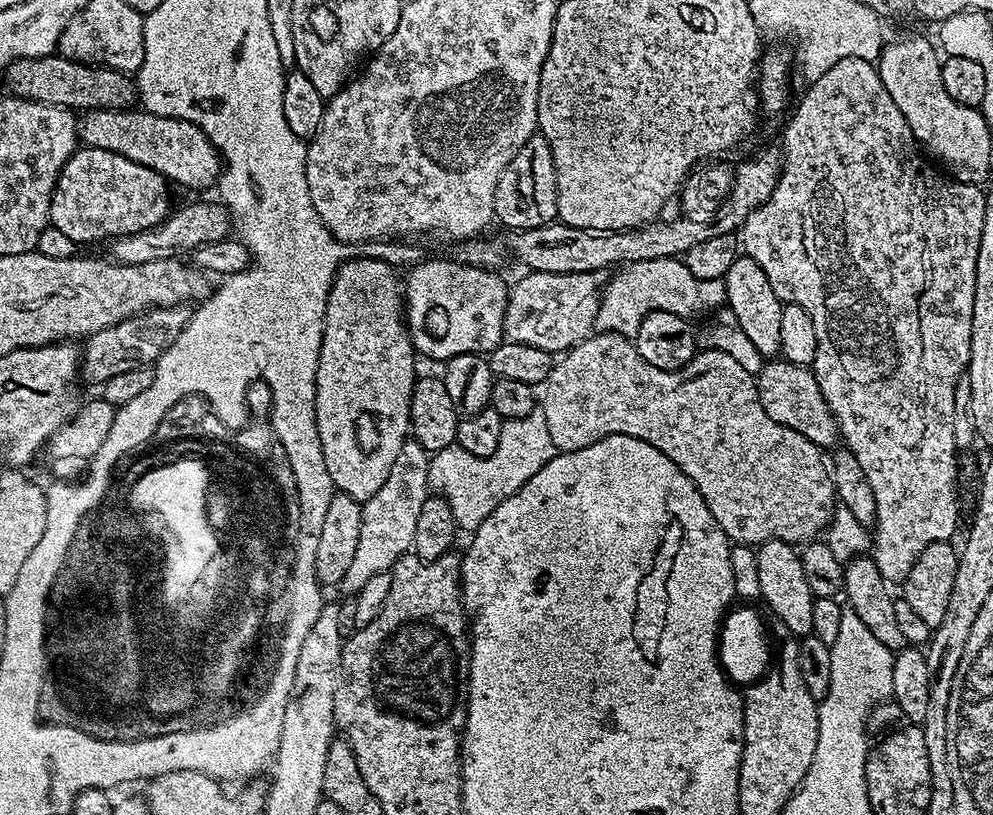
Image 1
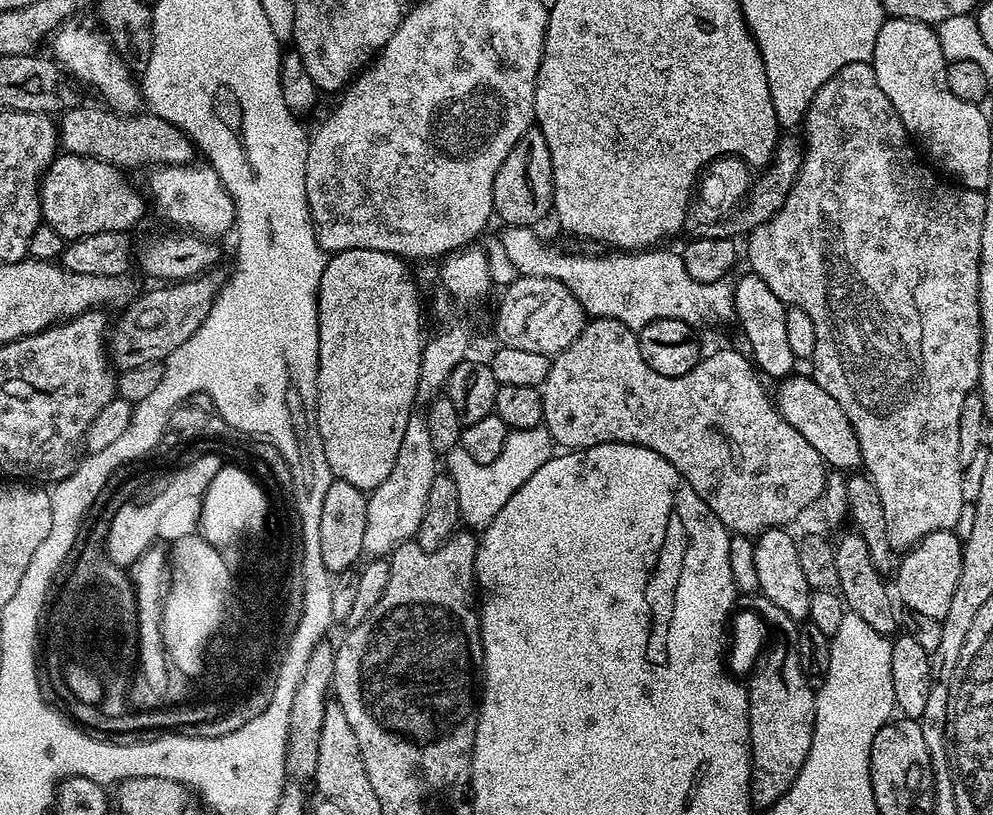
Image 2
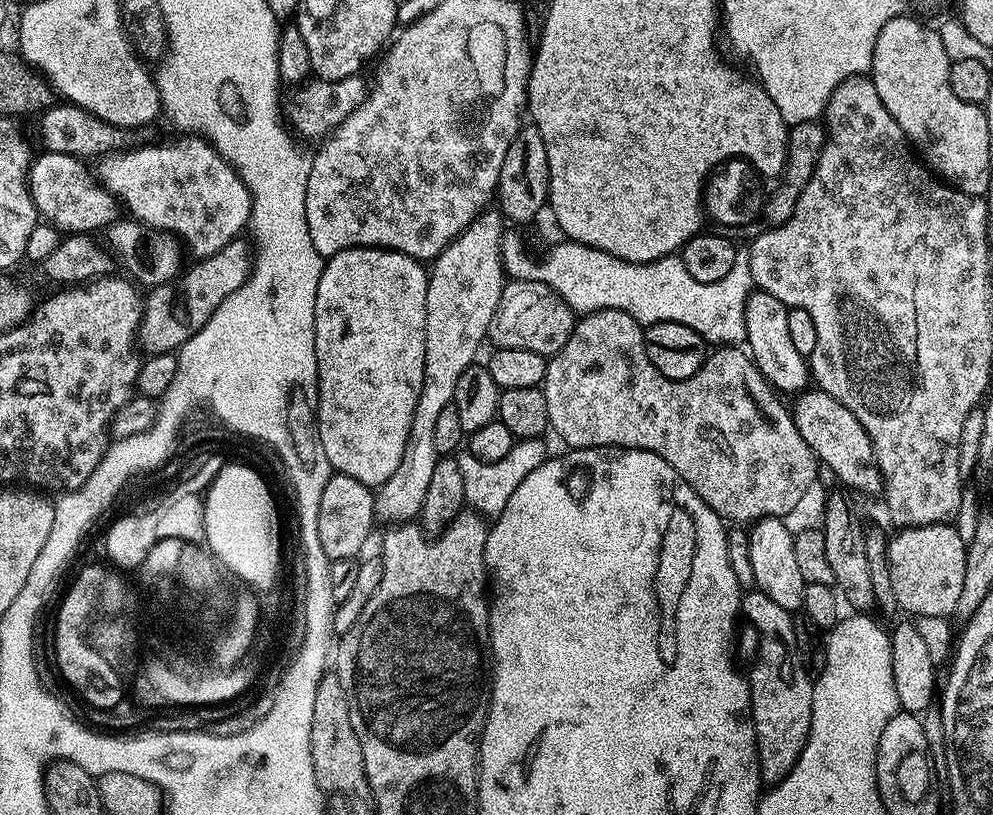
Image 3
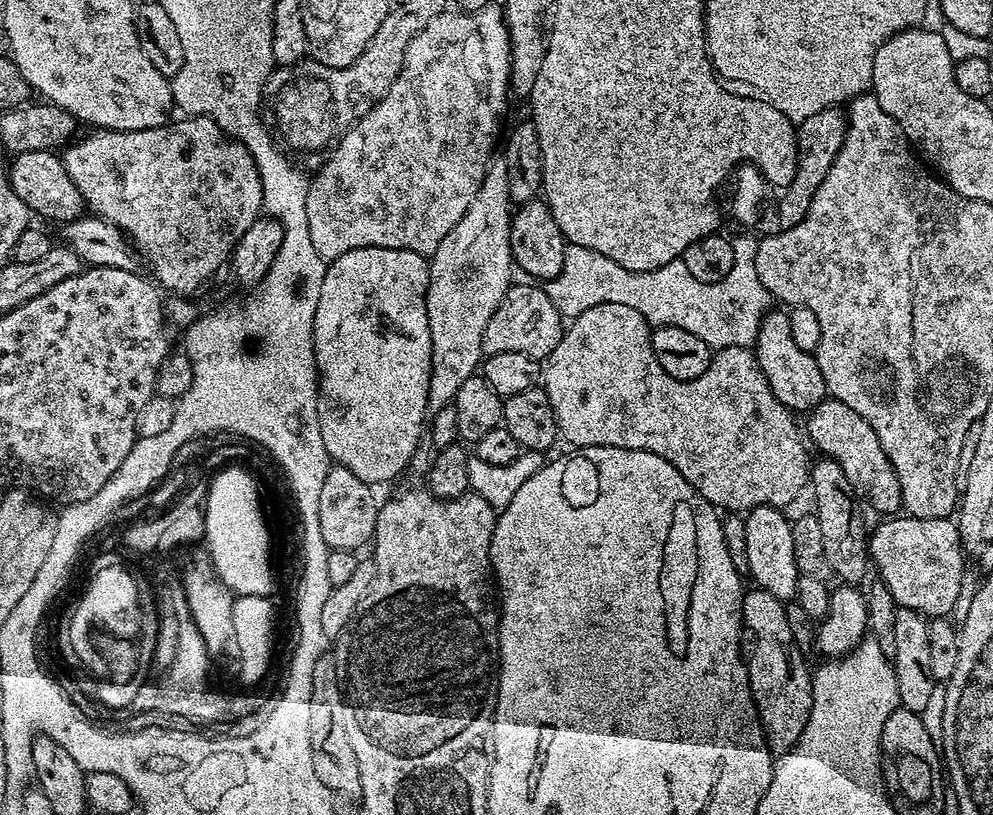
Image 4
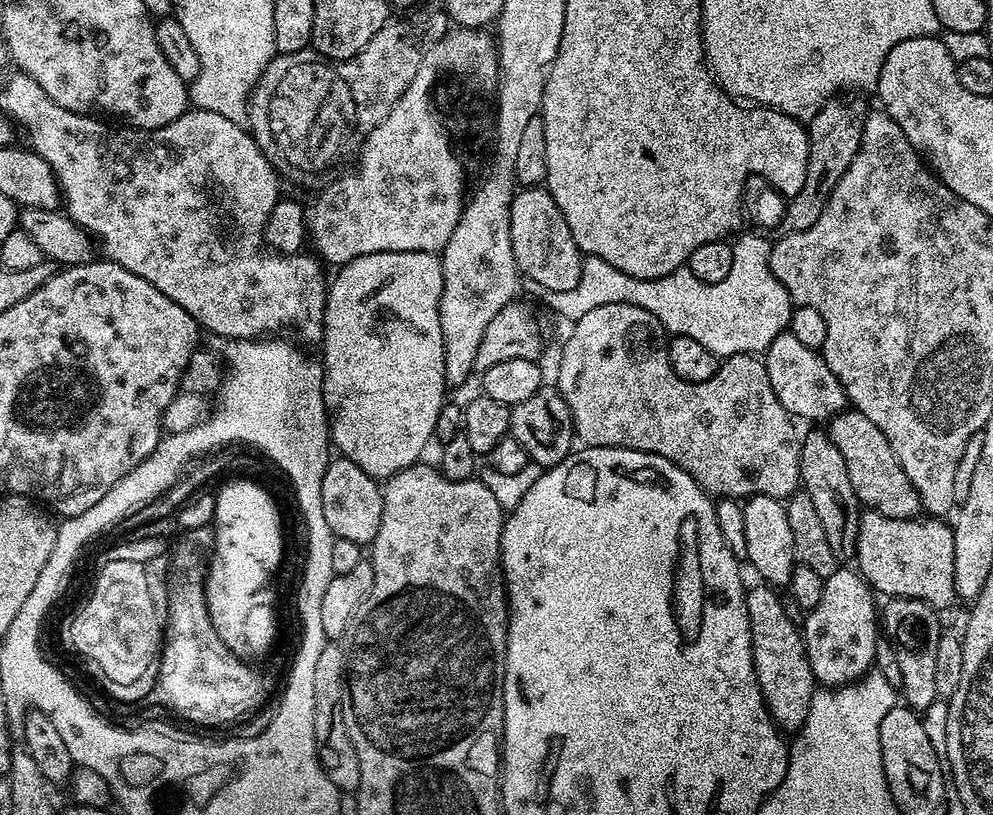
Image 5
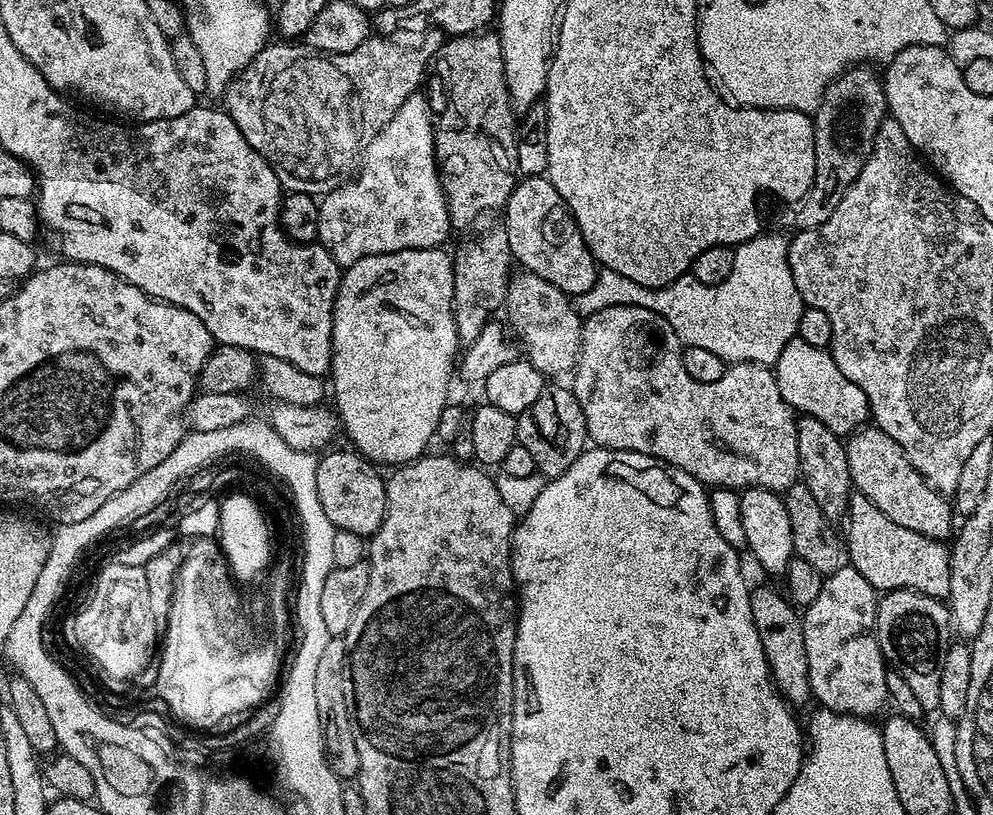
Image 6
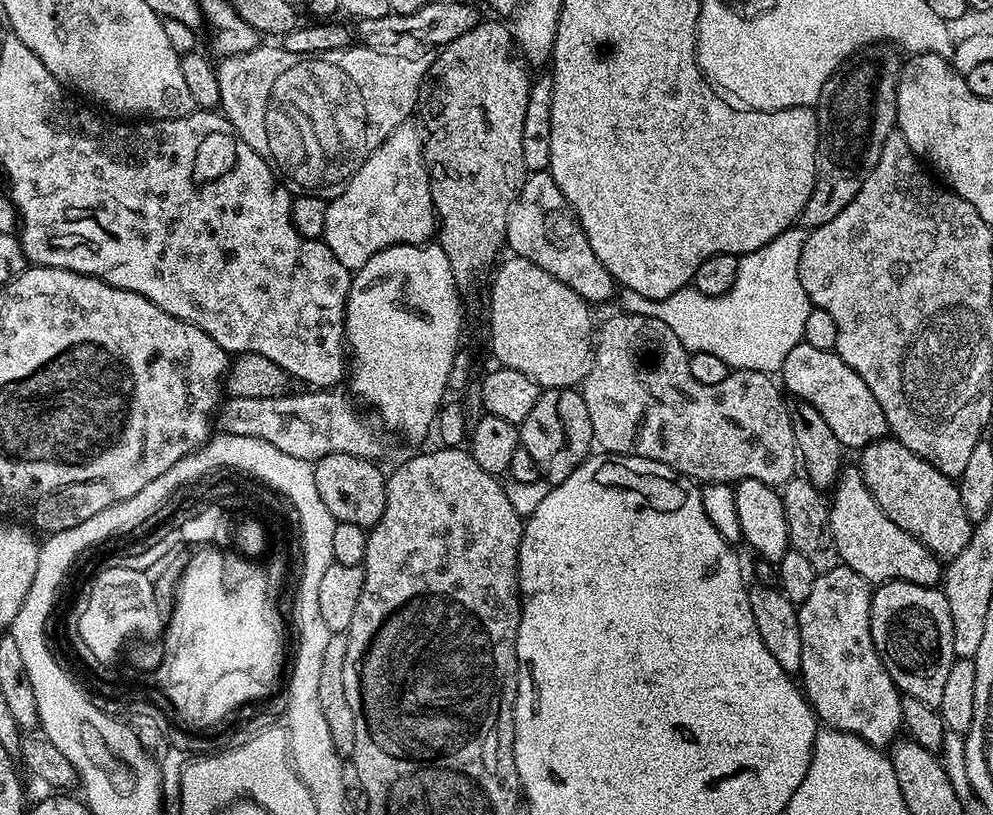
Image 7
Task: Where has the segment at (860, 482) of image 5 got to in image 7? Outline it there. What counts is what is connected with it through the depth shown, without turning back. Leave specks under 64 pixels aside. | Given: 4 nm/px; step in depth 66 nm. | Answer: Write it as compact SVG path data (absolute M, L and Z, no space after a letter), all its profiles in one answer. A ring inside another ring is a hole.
M895 438L875 440L872 444L867 444L859 456L858 467L862 478L870 494L874 494L878 506L882 506L882 514L886 514L886 518L890 518L894 526L902 526L906 534L918 538L922 546L926 546L944 562L953 560L955 556L962 554L962 550L966 550L966 542L970 542L974 522L966 514L966 506L962 506L960 486L953 477L942 474L942 470L930 466L930 462L926 462L918 454L906 450L906 446L902 446L902 442Z

